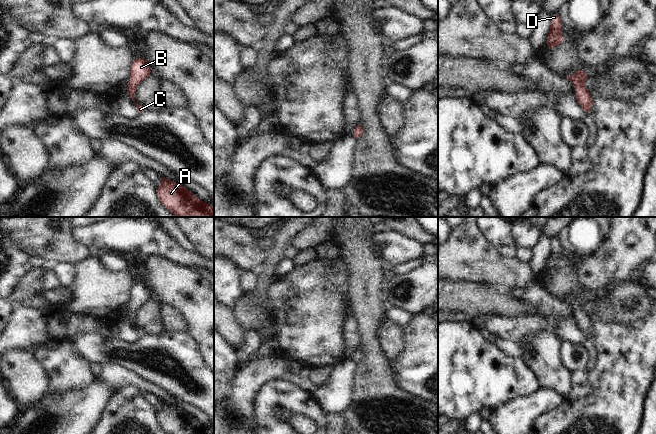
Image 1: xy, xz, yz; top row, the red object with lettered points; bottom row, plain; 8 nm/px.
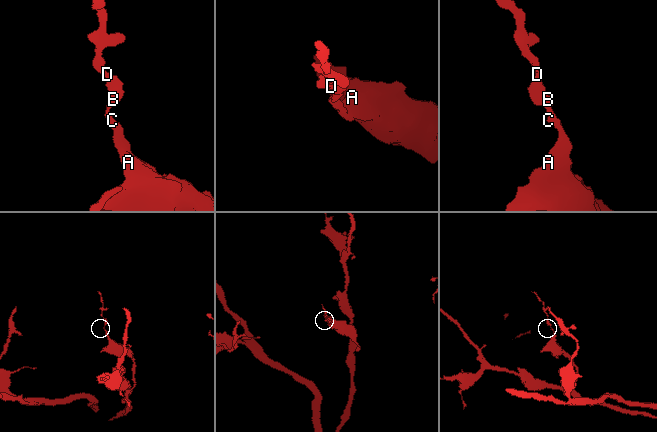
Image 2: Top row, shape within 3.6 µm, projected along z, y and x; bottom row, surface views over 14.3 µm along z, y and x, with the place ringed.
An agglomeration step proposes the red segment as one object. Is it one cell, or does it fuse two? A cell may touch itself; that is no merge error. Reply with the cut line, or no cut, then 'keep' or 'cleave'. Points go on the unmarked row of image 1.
cut none; keep

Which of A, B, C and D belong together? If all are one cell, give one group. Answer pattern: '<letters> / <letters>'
A B C D

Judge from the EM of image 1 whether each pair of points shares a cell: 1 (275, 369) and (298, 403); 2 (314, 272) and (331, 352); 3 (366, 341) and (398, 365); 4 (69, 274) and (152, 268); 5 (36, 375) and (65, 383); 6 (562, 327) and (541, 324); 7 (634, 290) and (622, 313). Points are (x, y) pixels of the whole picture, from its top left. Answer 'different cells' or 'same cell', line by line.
1: different cells
2: same cell
3: different cells
4: different cells
5: different cells
6: different cells
7: same cell

